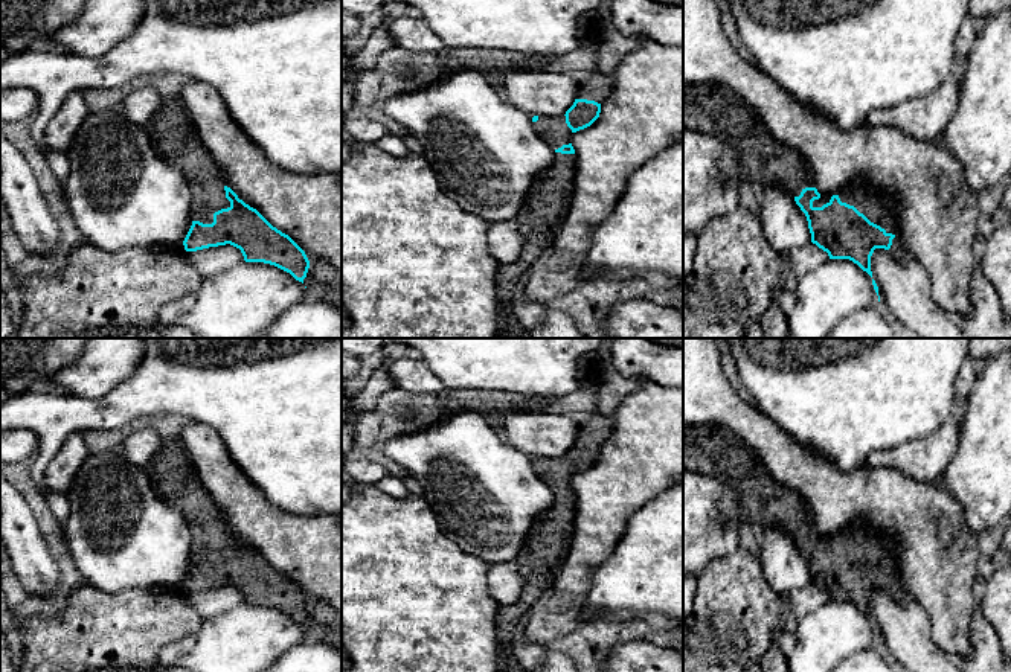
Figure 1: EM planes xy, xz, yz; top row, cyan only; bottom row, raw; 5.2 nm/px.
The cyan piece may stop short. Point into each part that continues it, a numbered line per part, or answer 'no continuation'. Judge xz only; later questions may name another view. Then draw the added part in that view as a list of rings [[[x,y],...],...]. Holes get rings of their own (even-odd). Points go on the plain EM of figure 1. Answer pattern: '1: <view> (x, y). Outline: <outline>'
1: xz (548, 543). Outline: [[[538,457],[538,462],[532,463],[532,469],[549,485],[555,494],[555,500],[549,509],[535,517],[515,559],[523,593],[517,603],[500,606],[497,613],[499,648],[511,646],[518,619],[525,613],[529,613],[529,608],[552,584],[572,542],[576,500],[575,495],[561,495],[557,492],[572,482],[573,474],[566,465],[566,457]]]

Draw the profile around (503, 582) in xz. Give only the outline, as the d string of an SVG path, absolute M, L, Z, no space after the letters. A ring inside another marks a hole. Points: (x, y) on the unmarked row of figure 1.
M509 562L488 565L486 587L500 606L517 603L523 593L520 574Z

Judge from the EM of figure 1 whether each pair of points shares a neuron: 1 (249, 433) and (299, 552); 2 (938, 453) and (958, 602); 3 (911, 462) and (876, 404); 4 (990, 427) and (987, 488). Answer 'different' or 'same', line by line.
1: different
2: different
3: different
4: same

